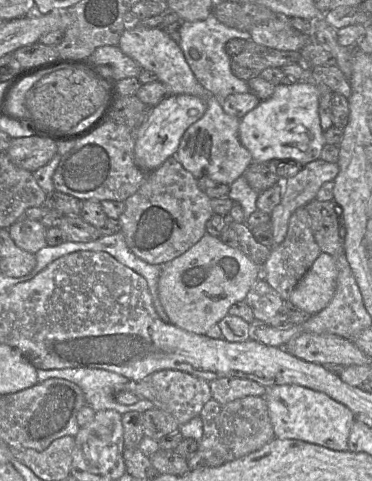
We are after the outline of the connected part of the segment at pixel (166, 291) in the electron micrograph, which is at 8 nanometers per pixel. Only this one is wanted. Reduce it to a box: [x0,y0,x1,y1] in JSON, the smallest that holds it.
[158,233,263,335]

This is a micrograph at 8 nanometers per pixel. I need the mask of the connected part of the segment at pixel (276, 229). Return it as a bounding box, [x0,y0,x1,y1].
[271,159,338,247]

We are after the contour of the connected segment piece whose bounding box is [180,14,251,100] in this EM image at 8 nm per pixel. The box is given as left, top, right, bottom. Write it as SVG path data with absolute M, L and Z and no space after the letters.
M211 14L202 21L182 21L180 35L180 48L196 79L206 90L216 96L218 100L223 100L231 94L250 92L247 81L239 79L232 73L231 56L226 52L226 43L229 40L233 38L251 40L250 32L228 27Z

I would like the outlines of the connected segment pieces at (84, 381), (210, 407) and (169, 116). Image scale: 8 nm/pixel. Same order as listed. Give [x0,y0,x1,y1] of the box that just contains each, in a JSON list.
[[37,368,155,415],[198,396,276,462],[134,95,206,173]]

